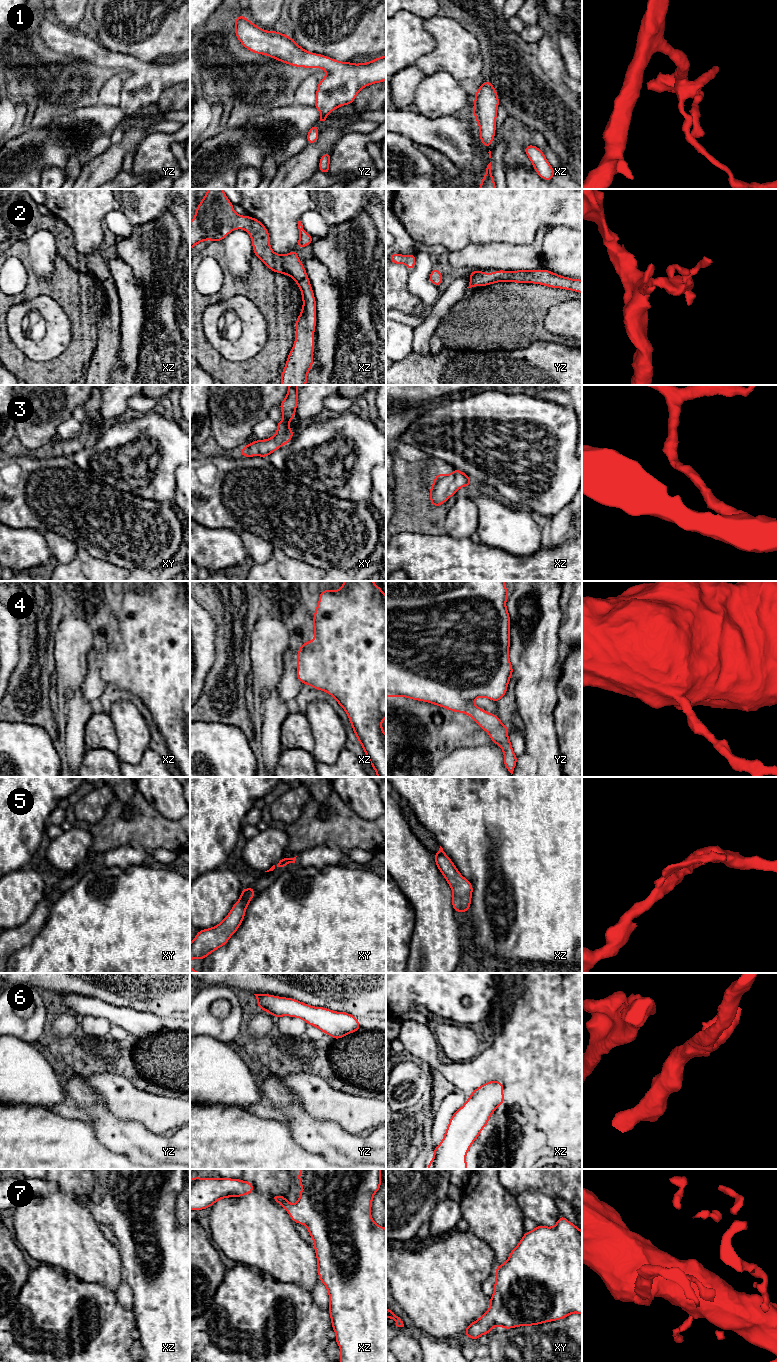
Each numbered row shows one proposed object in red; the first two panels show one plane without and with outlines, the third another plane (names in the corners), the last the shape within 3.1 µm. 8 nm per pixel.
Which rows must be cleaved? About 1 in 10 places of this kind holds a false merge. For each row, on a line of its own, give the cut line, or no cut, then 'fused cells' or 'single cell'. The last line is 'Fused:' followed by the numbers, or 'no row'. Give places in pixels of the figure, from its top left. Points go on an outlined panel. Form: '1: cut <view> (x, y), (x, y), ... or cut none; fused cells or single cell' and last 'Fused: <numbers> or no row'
1: cut none; single cell
2: cut none; single cell
3: cut none; single cell
4: cut none; single cell
5: cut xy (240, 897), (249, 900); fused cells
6: cut none; single cell
7: cut none; single cell
Fused: 5

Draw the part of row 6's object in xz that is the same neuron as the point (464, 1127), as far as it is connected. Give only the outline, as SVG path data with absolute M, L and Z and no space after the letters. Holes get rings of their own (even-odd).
M490 1081L471 1092L465 1104L452 1115L444 1138L433 1149L434 1159L430 1159L427 1169L468 1169L466 1154L482 1129L488 1124L493 1112L504 1103L503 1088L501 1081Z

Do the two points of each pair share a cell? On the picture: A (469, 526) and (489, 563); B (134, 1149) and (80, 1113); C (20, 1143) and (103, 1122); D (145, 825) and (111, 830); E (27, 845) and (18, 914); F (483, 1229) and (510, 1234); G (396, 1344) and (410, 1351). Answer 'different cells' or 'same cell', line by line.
A: different cells
B: different cells
C: different cells
D: same cell
E: different cells
F: same cell
G: same cell

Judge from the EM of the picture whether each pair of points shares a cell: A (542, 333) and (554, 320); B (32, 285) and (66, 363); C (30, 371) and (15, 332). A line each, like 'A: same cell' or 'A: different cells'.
A: different cells
B: same cell
C: different cells

